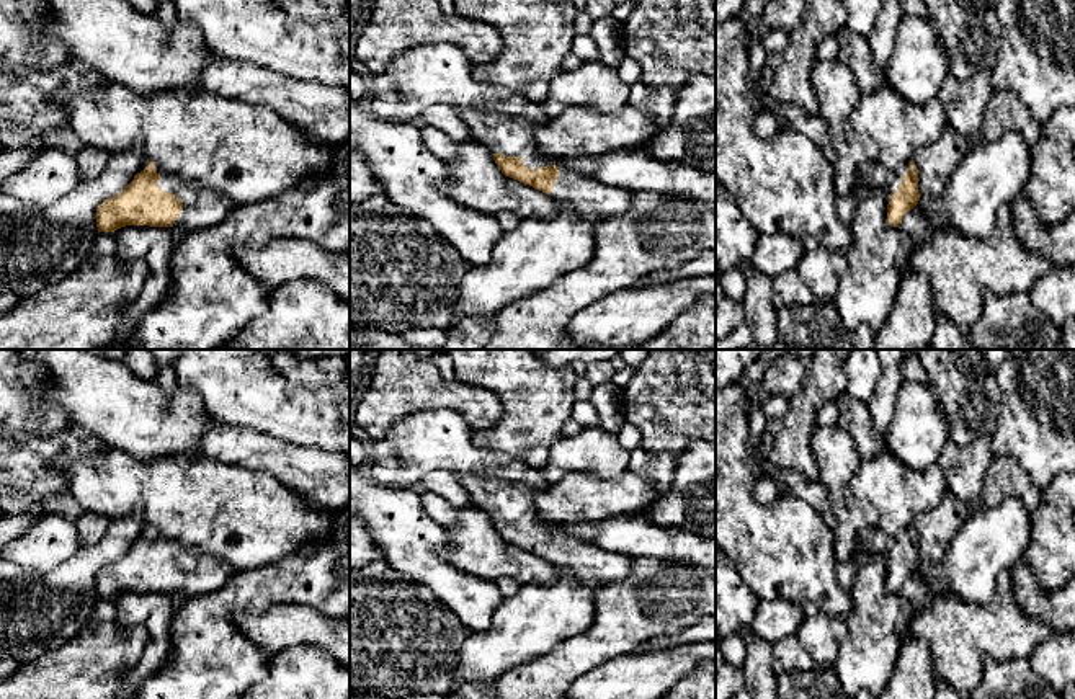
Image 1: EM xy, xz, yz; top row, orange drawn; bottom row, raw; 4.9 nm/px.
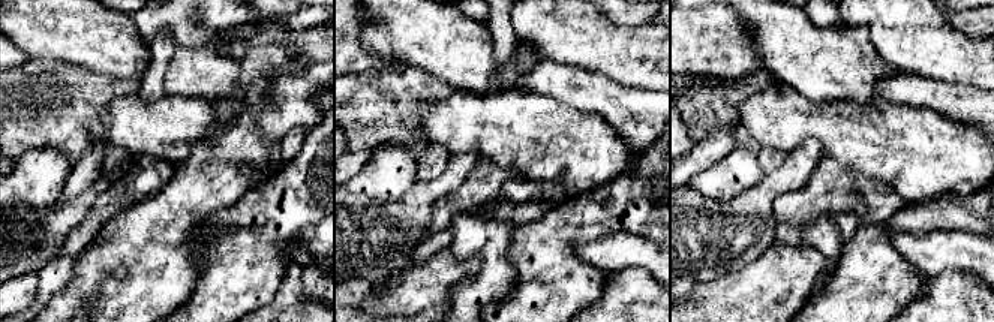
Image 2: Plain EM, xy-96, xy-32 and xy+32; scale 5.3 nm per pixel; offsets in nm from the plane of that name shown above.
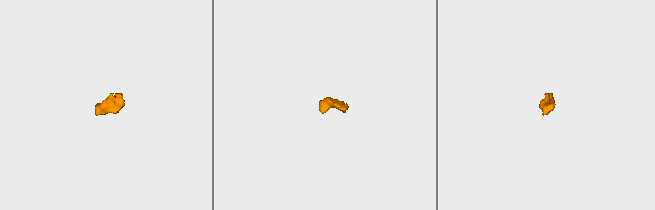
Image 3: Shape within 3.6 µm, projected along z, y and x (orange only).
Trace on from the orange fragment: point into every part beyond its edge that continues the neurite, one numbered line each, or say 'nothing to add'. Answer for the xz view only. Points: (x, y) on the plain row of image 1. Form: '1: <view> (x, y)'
1: xz (504, 500)
2: xz (588, 562)

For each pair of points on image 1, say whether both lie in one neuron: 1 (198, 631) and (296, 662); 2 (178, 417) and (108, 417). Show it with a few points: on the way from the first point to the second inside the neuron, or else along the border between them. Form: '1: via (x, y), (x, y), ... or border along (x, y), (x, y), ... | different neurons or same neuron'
1: border along (273, 655), (267, 665), (267, 675), (260, 681) | different neurons
2: via (160, 417), (126, 417) | same neuron

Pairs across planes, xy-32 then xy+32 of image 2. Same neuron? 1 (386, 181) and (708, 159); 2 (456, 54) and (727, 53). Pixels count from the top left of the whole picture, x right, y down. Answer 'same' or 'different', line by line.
1: different
2: different

